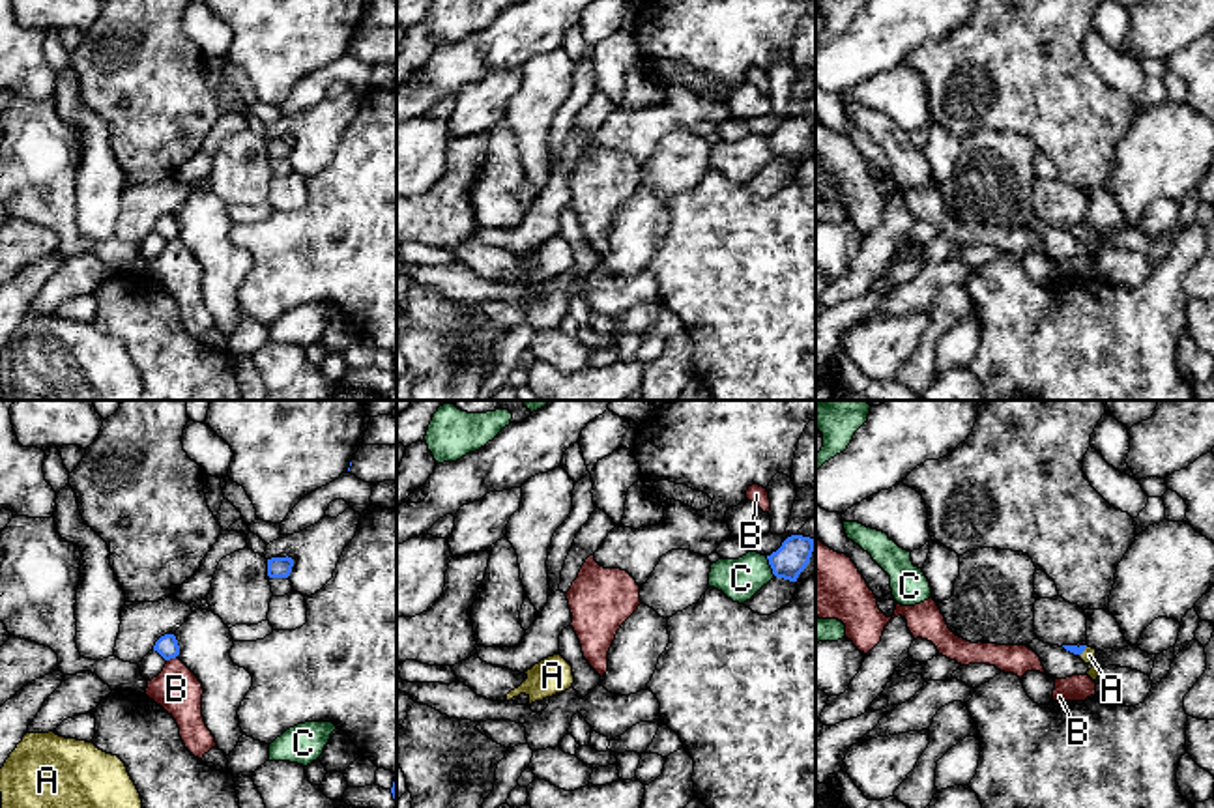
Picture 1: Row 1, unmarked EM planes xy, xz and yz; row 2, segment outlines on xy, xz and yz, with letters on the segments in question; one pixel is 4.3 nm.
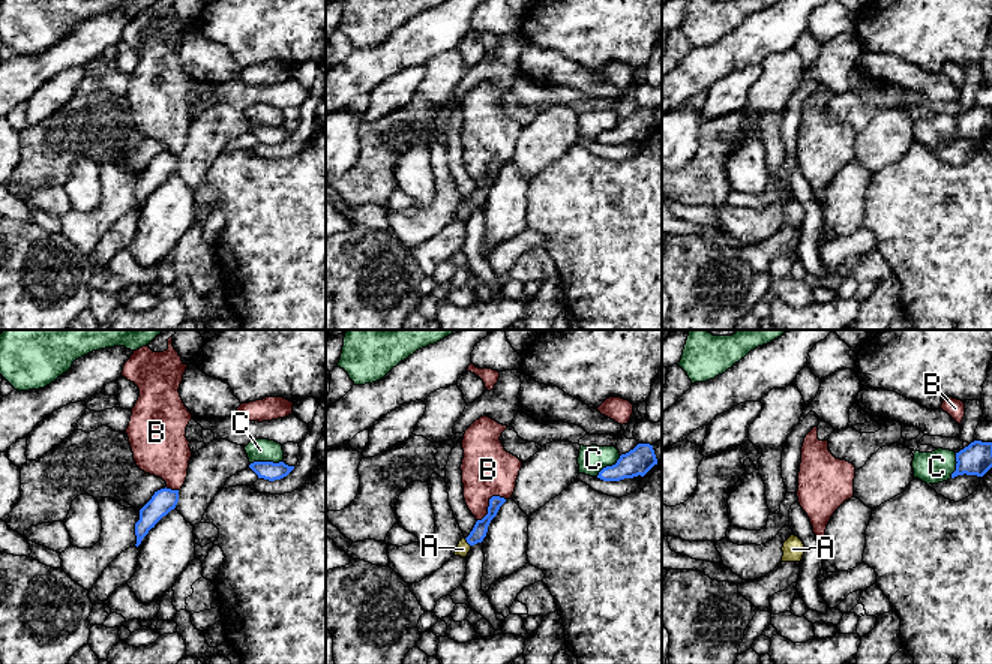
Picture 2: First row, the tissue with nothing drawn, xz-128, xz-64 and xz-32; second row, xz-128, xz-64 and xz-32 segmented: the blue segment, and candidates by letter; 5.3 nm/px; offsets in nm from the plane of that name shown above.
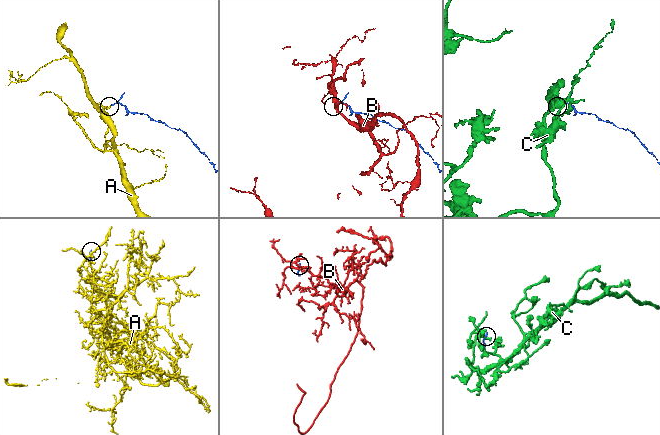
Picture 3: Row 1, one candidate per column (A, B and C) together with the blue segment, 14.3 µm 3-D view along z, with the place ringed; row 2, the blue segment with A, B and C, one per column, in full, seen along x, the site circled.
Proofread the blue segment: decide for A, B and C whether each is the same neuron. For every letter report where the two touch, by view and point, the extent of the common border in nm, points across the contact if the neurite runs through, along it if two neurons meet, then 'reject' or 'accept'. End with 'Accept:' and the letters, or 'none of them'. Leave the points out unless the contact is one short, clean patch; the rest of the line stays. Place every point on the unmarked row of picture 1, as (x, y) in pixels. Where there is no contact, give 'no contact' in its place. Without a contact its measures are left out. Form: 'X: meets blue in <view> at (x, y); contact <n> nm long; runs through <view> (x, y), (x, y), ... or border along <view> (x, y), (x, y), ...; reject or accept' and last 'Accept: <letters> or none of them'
A: meets blue in yz at (1082, 232); contact 60 nm long; runs through yz (1074, 230), (1082, 232), (1089, 236); accept
B: meets blue in xy at (171, 238); contact 50 nm long; reject
C: meets blue in xz at (769, 144); contact 100 nm long; border along xz (765, 137), (775, 156); reject
Accept: A

